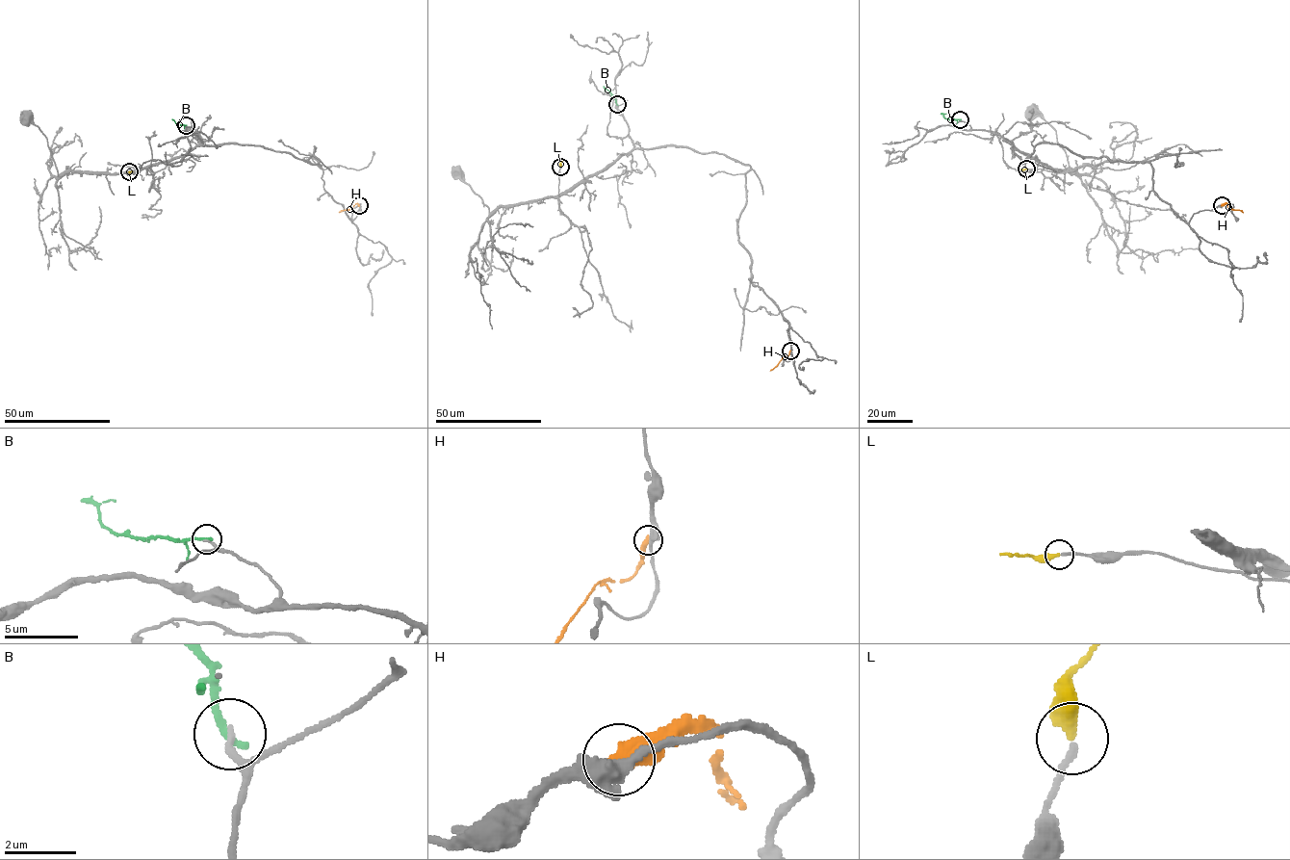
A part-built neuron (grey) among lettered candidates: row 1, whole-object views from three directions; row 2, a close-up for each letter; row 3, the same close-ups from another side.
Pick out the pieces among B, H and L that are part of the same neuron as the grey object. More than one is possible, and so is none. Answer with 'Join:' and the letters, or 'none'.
Join: L

